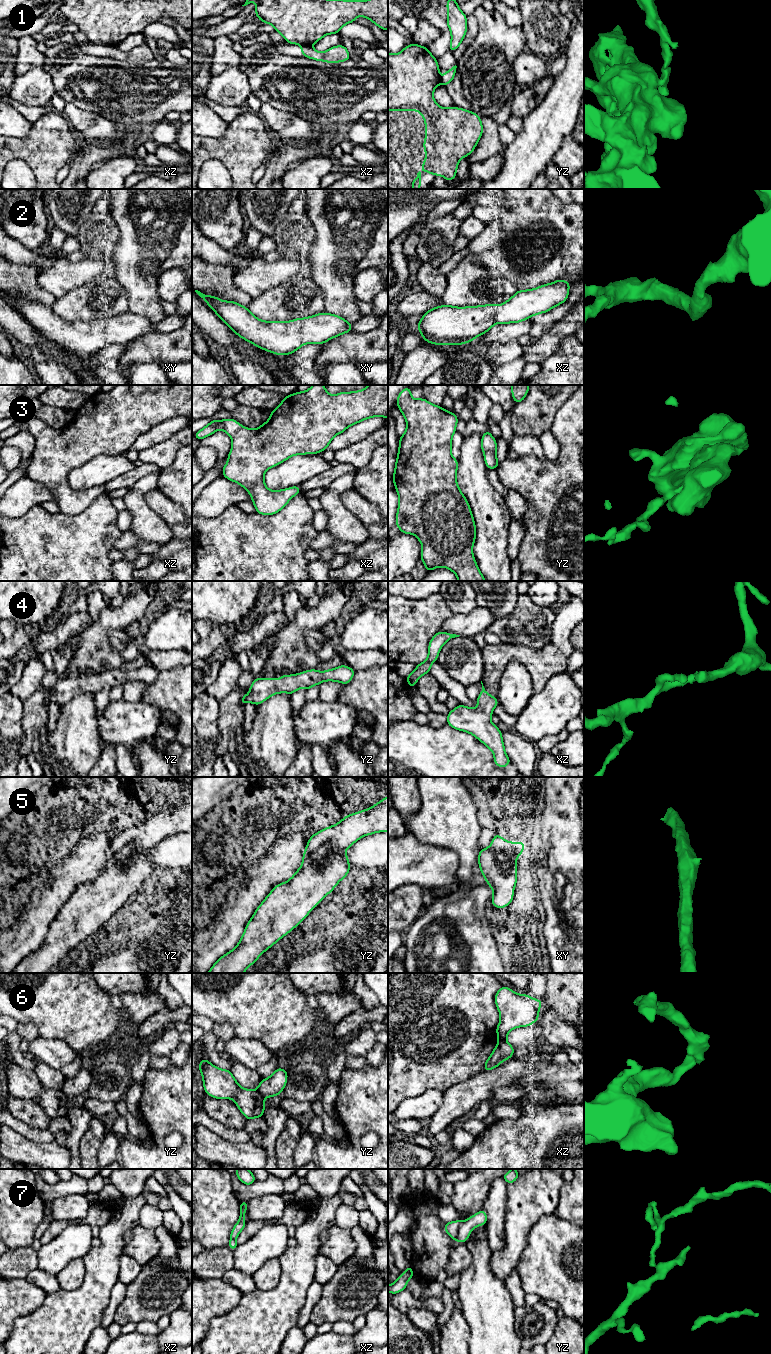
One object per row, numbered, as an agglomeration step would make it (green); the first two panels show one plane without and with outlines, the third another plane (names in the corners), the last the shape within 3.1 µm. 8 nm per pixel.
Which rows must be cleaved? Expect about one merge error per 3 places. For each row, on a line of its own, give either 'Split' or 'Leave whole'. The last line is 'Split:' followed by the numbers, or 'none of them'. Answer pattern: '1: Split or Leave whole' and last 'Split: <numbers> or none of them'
1: Split
2: Leave whole
3: Leave whole
4: Split
5: Leave whole
6: Split
7: Split
Split: 1, 4, 6, 7

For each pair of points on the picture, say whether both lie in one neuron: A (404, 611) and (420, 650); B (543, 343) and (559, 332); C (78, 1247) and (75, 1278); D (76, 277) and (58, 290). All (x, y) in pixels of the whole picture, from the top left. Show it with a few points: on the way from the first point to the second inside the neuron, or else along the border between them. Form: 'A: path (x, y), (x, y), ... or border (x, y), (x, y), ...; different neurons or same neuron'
A: path (404, 621), (404, 634), (410, 640); same neuron
B: path (547, 343), (555, 335); same neuron
C: border (81, 1258), (71, 1260), (58, 1273); different neurons
D: path (72, 277), (62, 286); same neuron

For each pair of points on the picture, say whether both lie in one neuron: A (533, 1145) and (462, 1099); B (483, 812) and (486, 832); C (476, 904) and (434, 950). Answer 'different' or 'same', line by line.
A: different
B: same
C: same

